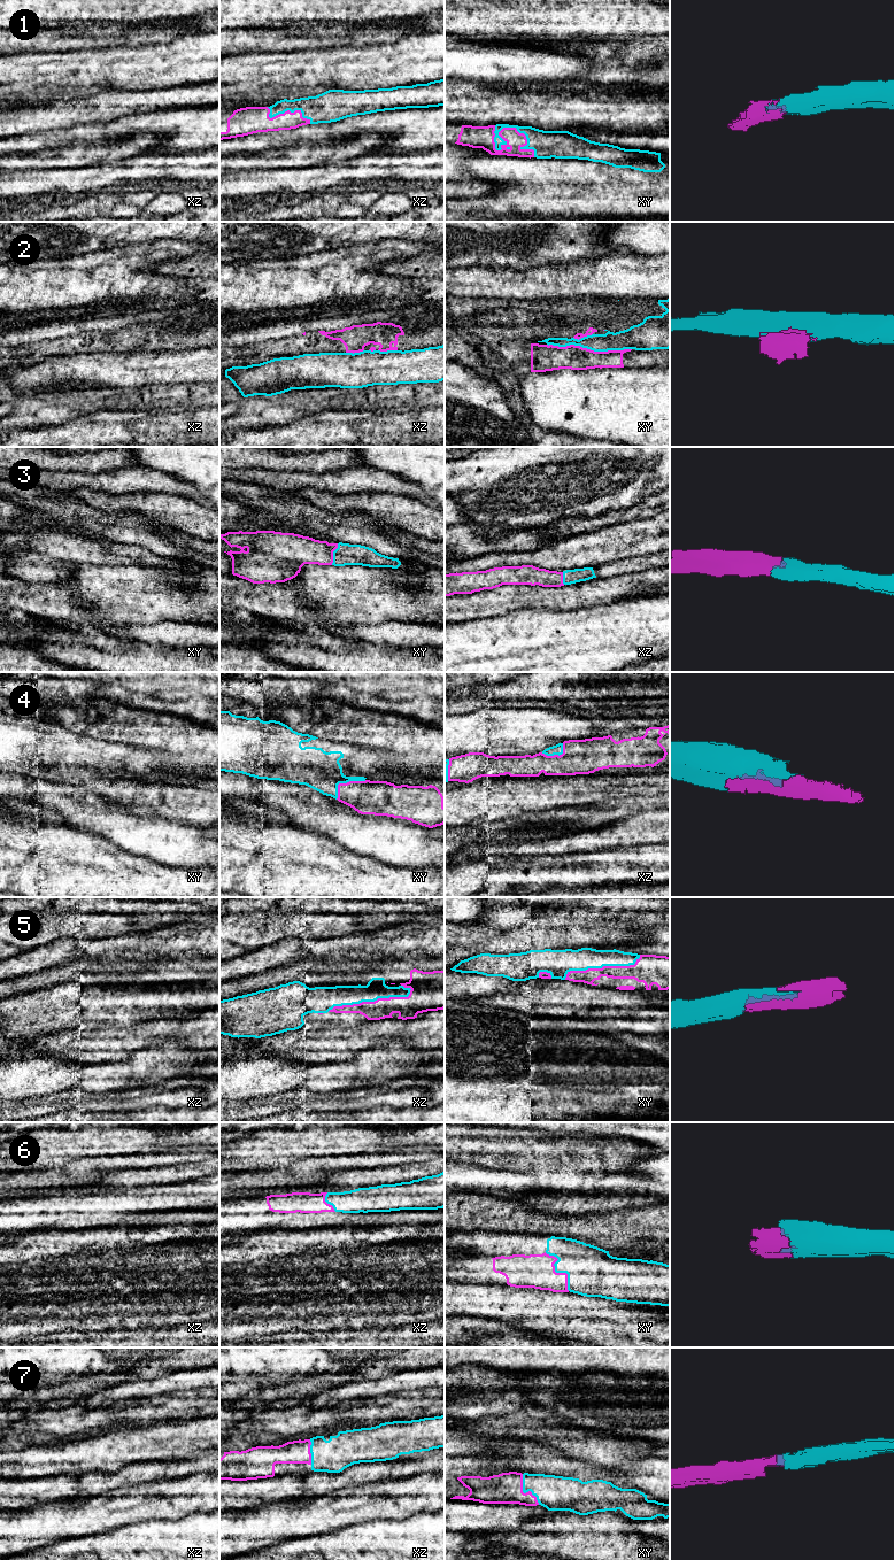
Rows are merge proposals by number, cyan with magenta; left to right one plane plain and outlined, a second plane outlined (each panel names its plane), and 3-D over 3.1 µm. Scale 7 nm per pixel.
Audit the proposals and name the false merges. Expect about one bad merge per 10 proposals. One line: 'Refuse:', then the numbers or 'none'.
Refuse: none

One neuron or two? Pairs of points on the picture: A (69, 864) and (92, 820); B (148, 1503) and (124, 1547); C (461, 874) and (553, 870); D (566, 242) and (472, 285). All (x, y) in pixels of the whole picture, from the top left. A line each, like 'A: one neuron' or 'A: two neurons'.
A: two neurons
B: two neurons
C: one neuron
D: two neurons

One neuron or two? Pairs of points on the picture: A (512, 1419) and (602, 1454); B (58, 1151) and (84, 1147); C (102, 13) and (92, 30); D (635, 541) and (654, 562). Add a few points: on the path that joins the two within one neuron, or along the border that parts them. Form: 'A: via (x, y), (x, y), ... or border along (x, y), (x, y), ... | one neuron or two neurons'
A: via (534, 1425), (555, 1436), (580, 1443) | one neuron
B: via (64, 1147), (77, 1147) | one neuron
C: border along (123, 23), (74, 22), (70, 24) | two neurons
D: border along (657, 551), (650, 555), (620, 560) | two neurons

